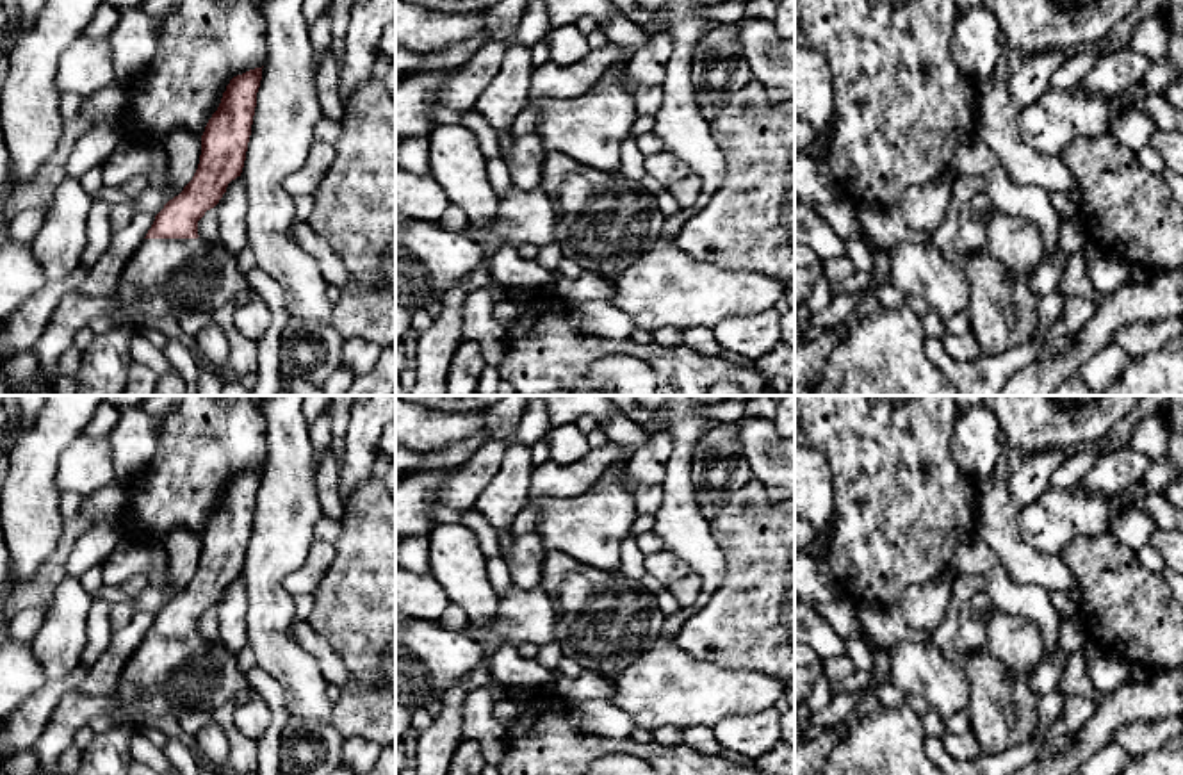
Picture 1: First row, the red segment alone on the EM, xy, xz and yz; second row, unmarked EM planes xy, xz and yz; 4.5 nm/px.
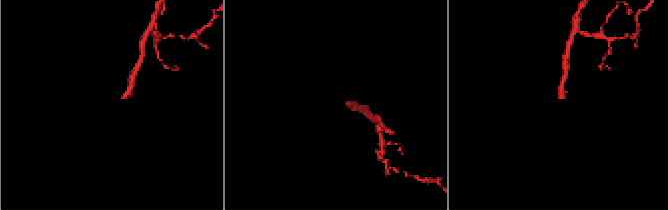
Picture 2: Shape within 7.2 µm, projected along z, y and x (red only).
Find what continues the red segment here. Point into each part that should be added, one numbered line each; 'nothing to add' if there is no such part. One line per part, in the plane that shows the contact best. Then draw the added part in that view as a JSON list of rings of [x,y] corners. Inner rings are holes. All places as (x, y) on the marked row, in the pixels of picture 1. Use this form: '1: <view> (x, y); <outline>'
1: xy (164, 277); [[[144,239],[123,269],[116,287],[121,306],[110,315],[112,328],[96,333],[93,342],[82,351],[82,360],[75,374],[53,379],[53,396],[125,396],[128,383],[130,337],[141,333],[141,324],[150,317],[182,315],[187,312],[214,314],[239,292],[248,289],[246,276],[237,267],[223,241],[203,239]]]

